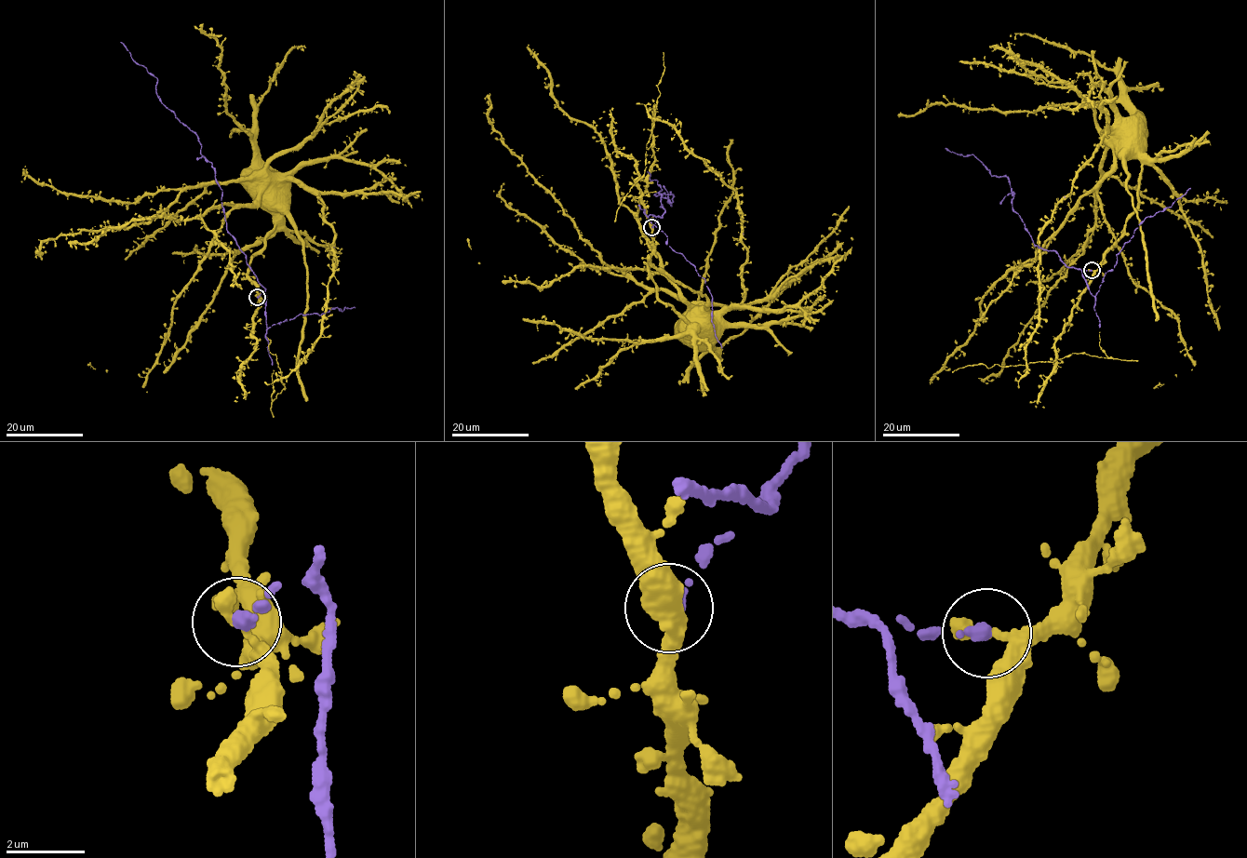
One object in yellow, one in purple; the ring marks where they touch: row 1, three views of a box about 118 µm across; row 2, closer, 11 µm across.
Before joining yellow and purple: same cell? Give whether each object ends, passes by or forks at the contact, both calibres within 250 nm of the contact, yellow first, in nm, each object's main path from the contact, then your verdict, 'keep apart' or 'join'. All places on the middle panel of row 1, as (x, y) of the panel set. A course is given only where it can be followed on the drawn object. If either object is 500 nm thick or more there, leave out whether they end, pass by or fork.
yellow ends there; purple ends there; 340 nm thick on the yellow side, 320 nm on the other; yellow runs (651, 227), (654, 248), (648, 266), (659, 298), (690, 326), (691, 313); purple runs (651, 227), (665, 209), (659, 192), (674, 196), (667, 201), (671, 206), (654, 194), (662, 190), (647, 171); join

